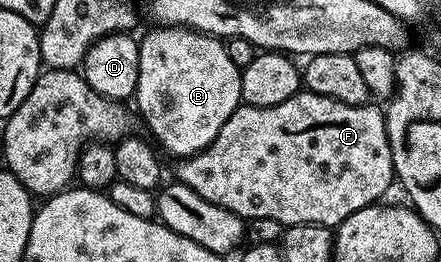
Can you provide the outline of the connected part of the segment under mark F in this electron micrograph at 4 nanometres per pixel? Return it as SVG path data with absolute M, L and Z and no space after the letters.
M302 91L283 103L275 103L275 107L251 107L240 104L237 110L219 127L219 135L215 135L213 142L203 151L192 153L189 157L182 157L176 162L176 180L182 185L191 187L195 195L203 195L207 203L215 203L242 219L262 217L263 219L277 219L283 226L298 225L299 223L315 223L316 225L339 226L349 215L365 208L368 205L376 205L382 200L381 197L389 189L389 184L394 184L393 160L391 159L391 143L387 139L387 127L385 115L380 108L376 109L373 103L364 105L352 105L351 103L339 103L339 99L331 99L322 93Z

